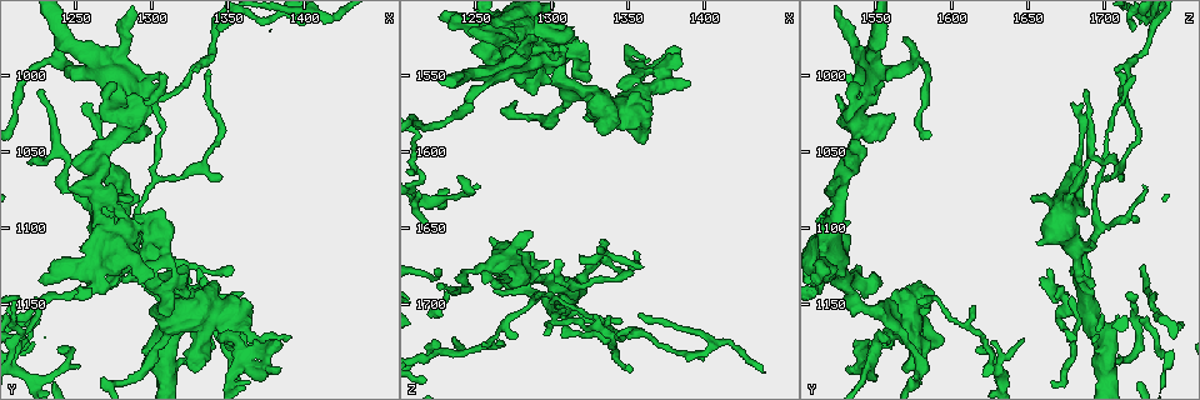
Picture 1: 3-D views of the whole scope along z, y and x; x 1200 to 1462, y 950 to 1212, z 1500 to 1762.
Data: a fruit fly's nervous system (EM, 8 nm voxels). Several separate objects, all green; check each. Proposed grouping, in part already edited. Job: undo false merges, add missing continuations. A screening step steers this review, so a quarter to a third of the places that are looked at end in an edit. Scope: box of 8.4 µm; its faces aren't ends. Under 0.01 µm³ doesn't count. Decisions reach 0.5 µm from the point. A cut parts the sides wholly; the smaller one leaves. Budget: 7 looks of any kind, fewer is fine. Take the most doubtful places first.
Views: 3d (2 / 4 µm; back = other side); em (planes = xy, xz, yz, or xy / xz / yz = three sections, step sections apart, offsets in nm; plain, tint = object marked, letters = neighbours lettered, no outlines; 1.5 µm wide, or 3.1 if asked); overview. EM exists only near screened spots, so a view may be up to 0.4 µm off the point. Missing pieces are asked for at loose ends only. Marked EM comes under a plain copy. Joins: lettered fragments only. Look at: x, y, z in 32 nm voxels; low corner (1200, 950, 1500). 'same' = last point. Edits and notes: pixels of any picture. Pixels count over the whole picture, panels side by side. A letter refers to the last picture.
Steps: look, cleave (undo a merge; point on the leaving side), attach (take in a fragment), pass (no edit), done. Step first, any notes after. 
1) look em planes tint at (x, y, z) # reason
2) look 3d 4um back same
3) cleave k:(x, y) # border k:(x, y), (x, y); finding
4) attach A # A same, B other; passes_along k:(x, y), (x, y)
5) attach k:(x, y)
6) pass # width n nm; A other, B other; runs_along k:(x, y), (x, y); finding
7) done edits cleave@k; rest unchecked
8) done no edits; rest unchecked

look em yz step 4 tint at (1336, 994, 1710) # free end

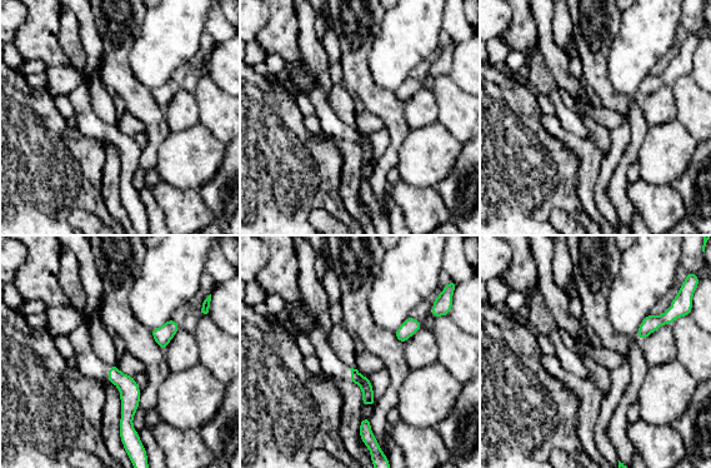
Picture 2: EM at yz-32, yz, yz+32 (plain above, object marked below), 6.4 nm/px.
look em planes tint same # cut it another way

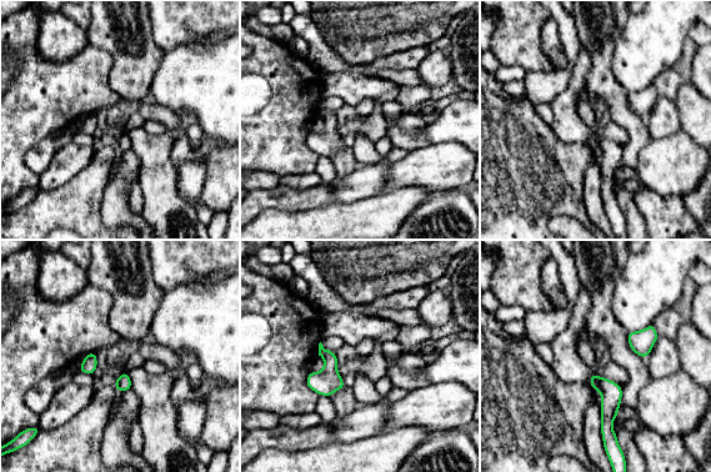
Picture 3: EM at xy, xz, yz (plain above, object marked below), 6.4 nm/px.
look em planes letters same

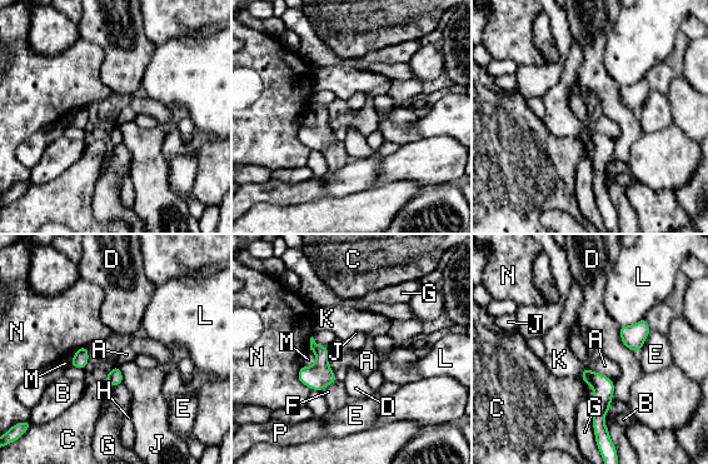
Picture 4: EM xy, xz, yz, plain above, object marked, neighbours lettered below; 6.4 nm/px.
attach K # A other, B other, C other, D other, E other, F other, G other, H other, J other, K same, L other, M other, N other, P other; it goes on there

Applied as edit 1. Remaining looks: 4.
look em planes letters at (1330, 1192, 1570) # free end

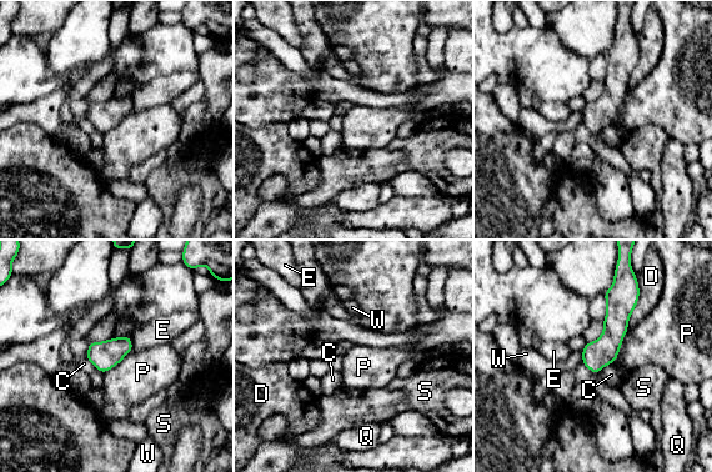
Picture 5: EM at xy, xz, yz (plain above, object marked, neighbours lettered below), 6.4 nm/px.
pass # C other, D other, E other, P other, Q other, S other, W other; border 5:(627, 329), (618, 355), (612, 362); no lettered fragment goes on from it

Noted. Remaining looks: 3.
look 3d 4um at (1382, 1194, 1530)

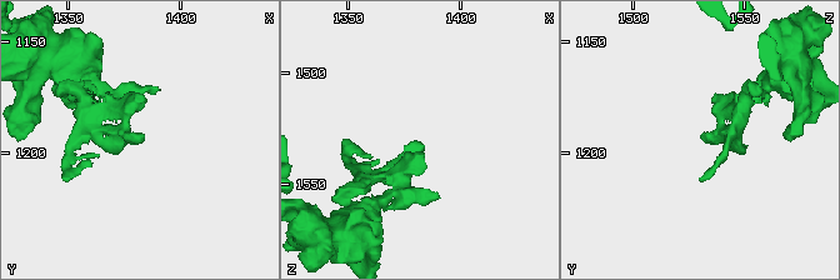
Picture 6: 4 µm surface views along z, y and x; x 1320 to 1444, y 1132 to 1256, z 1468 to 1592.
look em planes letters at (1383, 1194, 1530) # now the EM

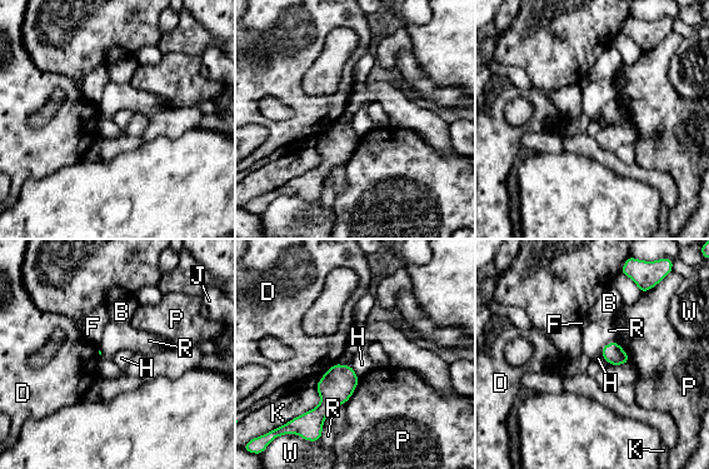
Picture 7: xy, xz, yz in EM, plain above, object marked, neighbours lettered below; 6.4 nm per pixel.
pass # B other, D other, F other, H other, J other, K other, P other, R other, W other; border 7:(350, 365), (359, 379); none of them fits

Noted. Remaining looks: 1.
done edits attach@4; rest unchecked

